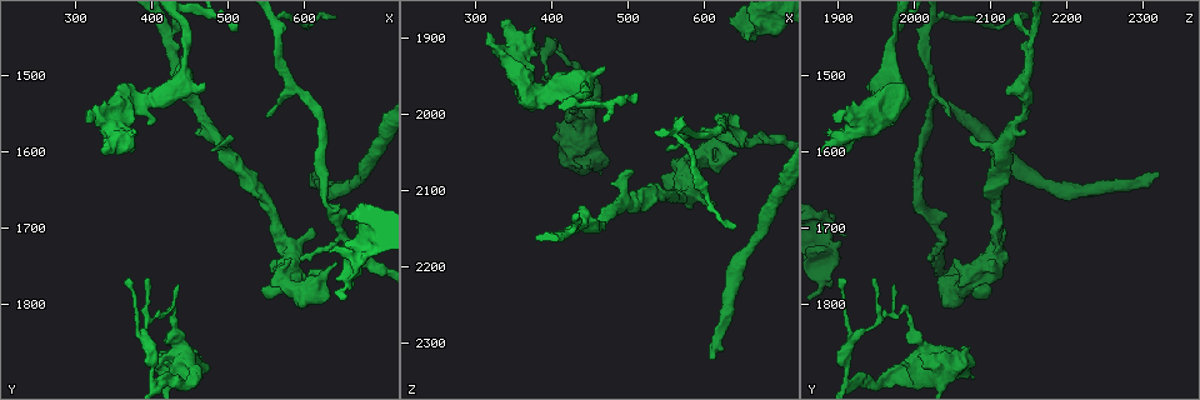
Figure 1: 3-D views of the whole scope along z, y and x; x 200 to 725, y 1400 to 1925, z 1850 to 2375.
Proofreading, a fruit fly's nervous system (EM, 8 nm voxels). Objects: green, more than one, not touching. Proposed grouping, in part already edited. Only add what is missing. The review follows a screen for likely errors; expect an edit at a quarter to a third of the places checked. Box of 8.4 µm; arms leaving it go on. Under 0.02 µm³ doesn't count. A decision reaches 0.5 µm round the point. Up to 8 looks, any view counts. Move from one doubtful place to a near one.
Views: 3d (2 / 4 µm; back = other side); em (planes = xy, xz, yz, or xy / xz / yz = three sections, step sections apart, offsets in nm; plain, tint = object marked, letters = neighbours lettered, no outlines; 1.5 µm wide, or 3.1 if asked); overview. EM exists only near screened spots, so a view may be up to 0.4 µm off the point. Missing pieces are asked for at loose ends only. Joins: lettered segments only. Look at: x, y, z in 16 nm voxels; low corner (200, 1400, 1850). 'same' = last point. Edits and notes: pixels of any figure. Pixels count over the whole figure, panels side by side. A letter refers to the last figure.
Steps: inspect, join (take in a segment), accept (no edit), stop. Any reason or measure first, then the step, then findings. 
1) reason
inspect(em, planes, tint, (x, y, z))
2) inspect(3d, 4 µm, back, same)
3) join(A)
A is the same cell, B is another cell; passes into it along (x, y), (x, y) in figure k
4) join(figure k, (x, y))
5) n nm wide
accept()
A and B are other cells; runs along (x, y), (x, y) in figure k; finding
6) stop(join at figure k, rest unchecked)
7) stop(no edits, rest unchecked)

thin end
inspect(em, yz, step 4, letters, (365, 1775, 1910))

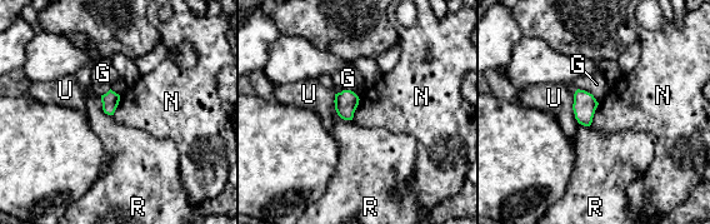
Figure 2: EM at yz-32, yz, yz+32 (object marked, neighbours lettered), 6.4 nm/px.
inspect(em, planes, letters, same)

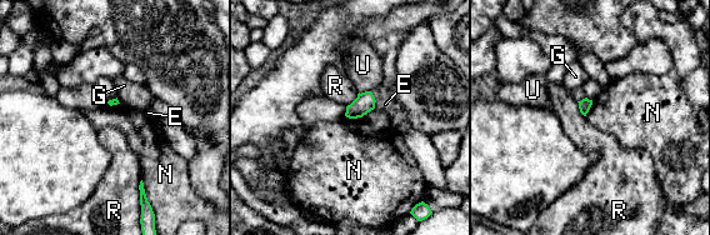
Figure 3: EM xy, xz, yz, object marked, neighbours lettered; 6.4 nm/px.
accept()
E, G, N, R and U are other cells; border along (141, 179), (146, 195) in figure 3; no lettered segment goes on from it

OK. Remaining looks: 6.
branch stops here
inspect(3d, 2 µm, (595, 1740, 2020))

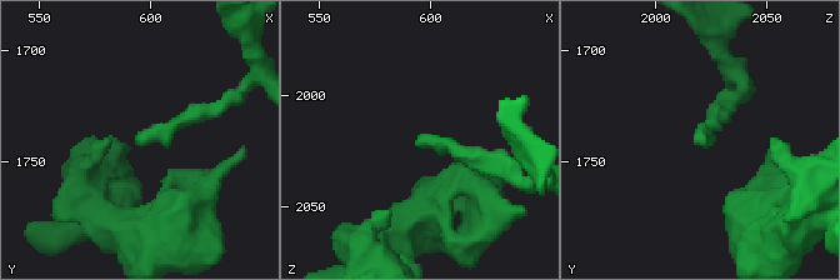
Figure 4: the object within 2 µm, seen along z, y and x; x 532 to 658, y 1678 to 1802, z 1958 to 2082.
need the tissue
inspect(em, planes, letters, (594, 1740, 2020))

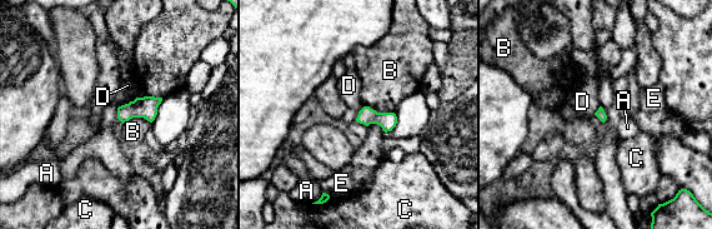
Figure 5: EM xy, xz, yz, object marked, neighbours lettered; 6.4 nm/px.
accept()
A, B, C, D and E are other cells; border along (600, 106), (593, 114) in figure 5; none of them fits

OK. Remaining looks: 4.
thick end
inspect(3d, 2 µm, (395, 1565, 1970))

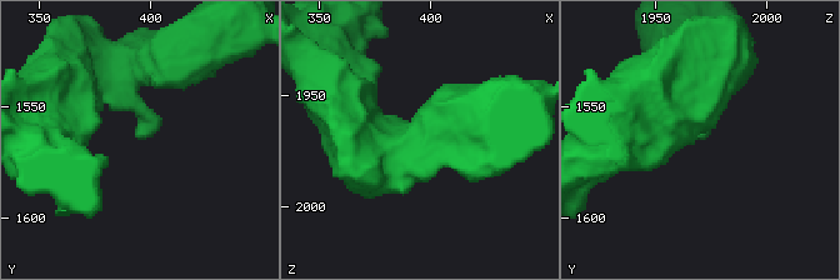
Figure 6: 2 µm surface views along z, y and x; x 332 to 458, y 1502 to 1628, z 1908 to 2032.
inspect(em, planes, letters, (401, 1564, 1968))

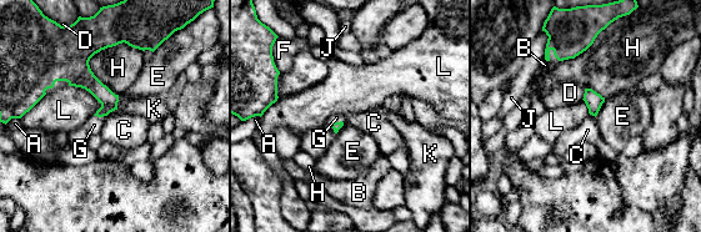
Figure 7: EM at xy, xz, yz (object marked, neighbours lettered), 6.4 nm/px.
H touches over 380 nm
join(G)
G is the same cell, A, B, C, D, E, F, H, J, K and L are other cells; the neuron continues

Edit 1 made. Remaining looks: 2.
stop(join at figure 7, rest unchecked)

